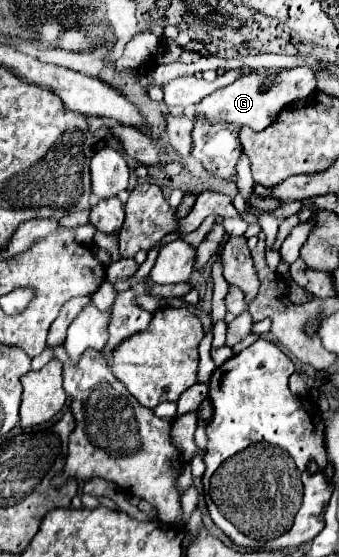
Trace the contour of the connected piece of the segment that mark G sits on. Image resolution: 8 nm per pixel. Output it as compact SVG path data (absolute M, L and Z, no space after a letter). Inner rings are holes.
M305 66L303 68L277 70L275 74L271 72L269 76L253 70L253 72L247 72L245 76L241 76L239 80L235 80L233 84L213 92L203 102L199 102L195 116L205 116L211 122L231 122L231 124L239 124L239 126L247 124L255 132L261 132L273 124L275 114L279 114L279 110L283 106L287 106L289 102L295 102L295 100L305 100L315 90L317 90L315 72L311 68L305 68ZM265 82L267 82L267 88L261 90L261 86Z

